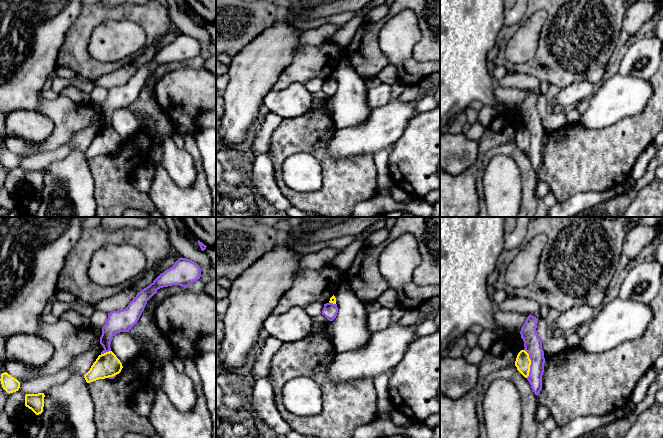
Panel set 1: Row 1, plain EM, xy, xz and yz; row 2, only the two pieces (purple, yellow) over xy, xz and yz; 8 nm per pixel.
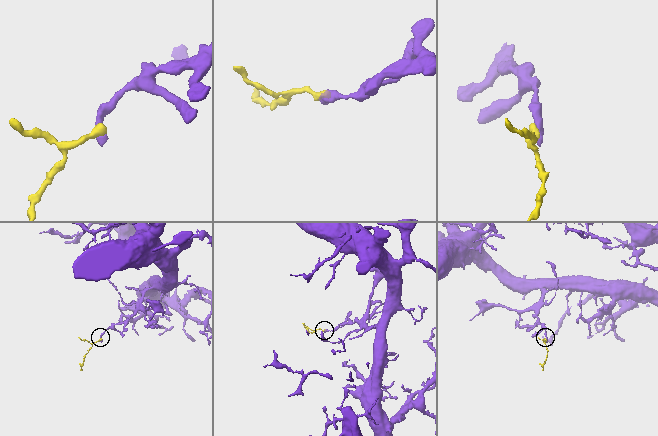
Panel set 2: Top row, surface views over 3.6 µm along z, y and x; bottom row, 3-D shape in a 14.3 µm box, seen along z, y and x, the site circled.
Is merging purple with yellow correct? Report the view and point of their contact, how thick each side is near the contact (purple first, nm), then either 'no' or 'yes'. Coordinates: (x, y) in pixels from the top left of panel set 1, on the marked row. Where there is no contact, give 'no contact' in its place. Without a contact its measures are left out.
meets purple in yz at (531, 363); 140 nm thick on the purple side, 120 nm on the other; no

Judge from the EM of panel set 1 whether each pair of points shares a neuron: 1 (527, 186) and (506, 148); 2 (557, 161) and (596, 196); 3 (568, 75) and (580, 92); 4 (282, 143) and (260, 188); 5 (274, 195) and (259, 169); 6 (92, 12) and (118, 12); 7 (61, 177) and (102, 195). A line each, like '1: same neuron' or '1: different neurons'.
1: same neuron
2: different neurons
3: different neurons
4: different neurons
5: same neuron
6: same neuron
7: different neurons

